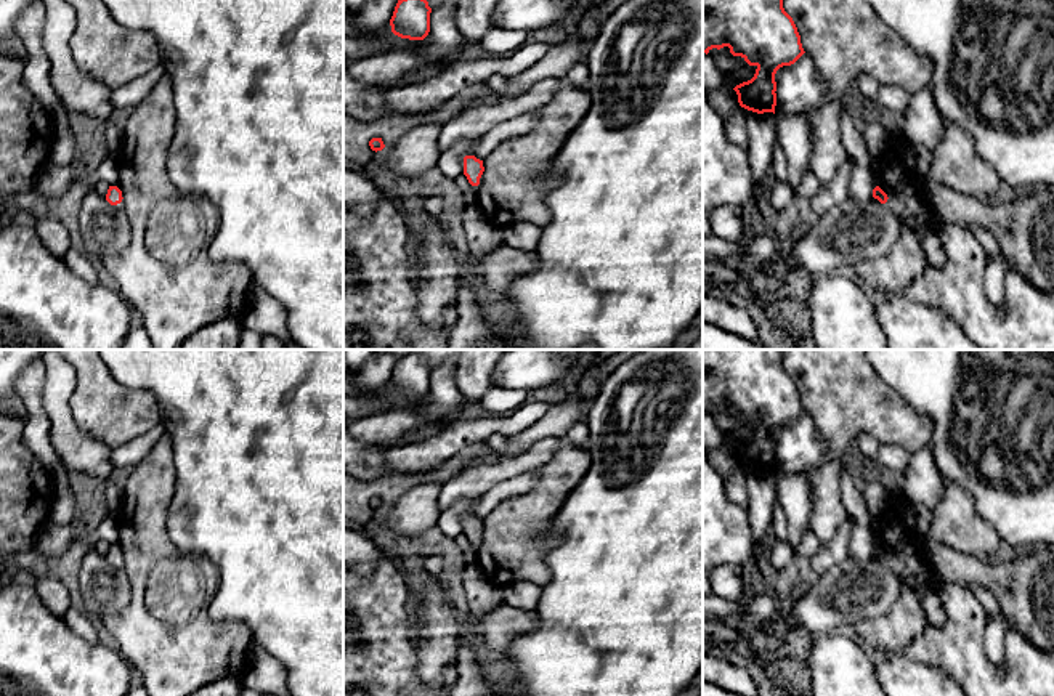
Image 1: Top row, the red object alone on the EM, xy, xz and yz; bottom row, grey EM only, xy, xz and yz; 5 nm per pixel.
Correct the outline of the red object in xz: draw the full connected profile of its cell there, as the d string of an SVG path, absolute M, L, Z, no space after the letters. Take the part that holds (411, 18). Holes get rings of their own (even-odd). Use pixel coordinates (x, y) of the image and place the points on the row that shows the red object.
M398 0L390 19L391 32L401 38L424 40L430 32L427 0Z

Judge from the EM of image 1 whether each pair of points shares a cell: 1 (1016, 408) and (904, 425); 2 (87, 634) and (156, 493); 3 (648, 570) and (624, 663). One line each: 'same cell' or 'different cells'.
1: different cells
2: different cells
3: same cell

